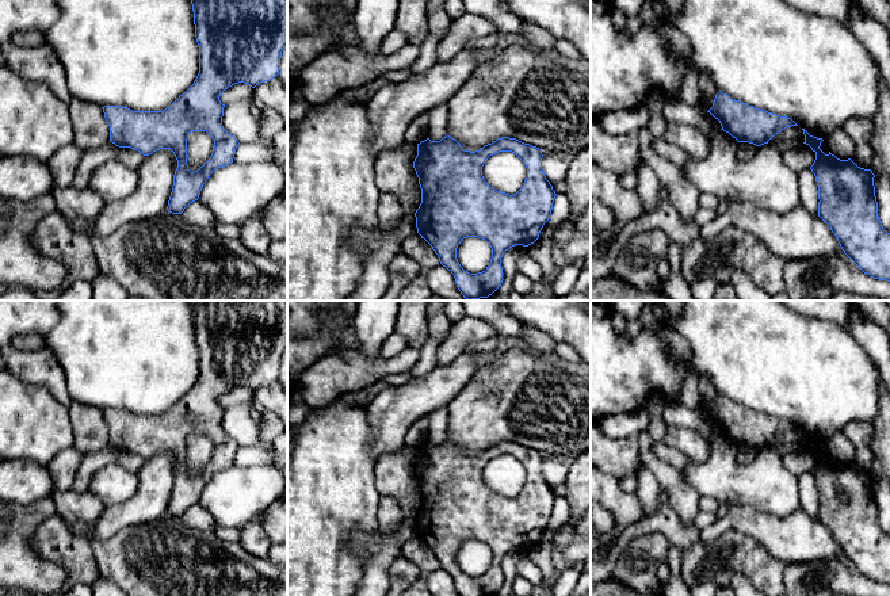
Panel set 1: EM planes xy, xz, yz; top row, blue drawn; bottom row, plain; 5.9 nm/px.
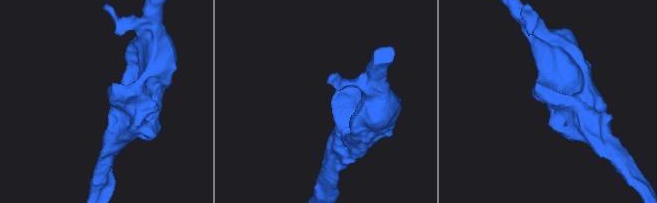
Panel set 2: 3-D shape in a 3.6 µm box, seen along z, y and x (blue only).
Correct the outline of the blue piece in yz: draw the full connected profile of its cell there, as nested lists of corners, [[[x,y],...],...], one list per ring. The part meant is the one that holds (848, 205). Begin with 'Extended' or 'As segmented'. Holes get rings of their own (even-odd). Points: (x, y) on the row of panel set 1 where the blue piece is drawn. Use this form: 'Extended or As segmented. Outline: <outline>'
As segmented. Outline: [[[805,129],[805,142],[815,153],[810,167],[818,186],[818,217],[830,226],[844,253],[874,279],[890,282],[890,233],[878,217],[878,202],[871,169],[857,167],[851,158],[840,160],[830,152],[825,154],[820,146],[824,141],[810,135]]]

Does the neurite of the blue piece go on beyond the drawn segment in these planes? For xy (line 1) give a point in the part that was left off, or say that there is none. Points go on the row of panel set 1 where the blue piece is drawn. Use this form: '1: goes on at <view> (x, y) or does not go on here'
1: does not go on here

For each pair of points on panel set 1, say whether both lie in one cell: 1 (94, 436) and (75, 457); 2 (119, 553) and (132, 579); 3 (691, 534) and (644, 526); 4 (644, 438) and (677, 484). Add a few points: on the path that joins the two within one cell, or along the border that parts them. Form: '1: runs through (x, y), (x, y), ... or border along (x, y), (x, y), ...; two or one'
1: border along (72, 446), (84, 455); two
2: runs through (126, 560), (128, 568), (132, 572); one
3: runs through (679, 534), (671, 526), (656, 526); one
4: runs through (646, 450), (646, 454), (665, 473); one

